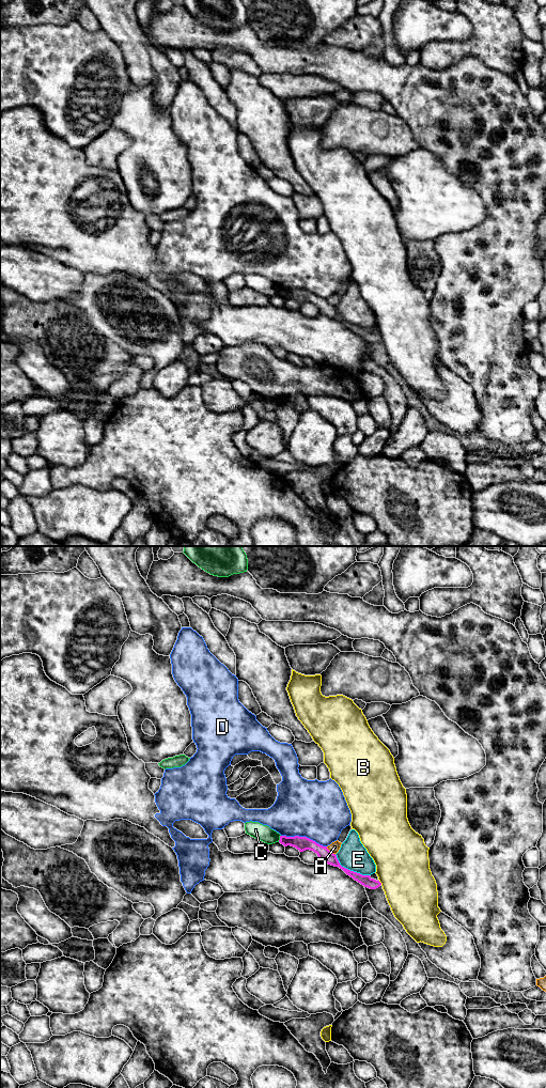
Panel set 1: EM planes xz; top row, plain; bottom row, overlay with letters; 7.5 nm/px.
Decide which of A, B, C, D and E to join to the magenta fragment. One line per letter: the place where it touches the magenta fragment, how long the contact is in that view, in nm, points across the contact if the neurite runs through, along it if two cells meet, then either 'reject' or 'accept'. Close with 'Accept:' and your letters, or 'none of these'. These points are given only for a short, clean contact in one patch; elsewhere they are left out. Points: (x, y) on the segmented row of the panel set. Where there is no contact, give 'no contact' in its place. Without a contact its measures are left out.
A: meets magenta in xz at (329, 851); contact 90 nm long; border along xz (326, 846), (334, 854); reject
B: meets magenta in xz at (380, 883); contact 40 nm long; border along xz (378, 881), (381, 884); reject
C: meets magenta in xz at (280, 838); contact 60 nm long; border along xz (280, 835), (278, 841); reject
D: meets magenta in xz at (303, 837); contact 360 nm long; border along xz (281, 835), (306, 836), (326, 846); reject
E: meets magenta in xz at (349, 870); contact 300 nm long; reject
Accept: none of these

